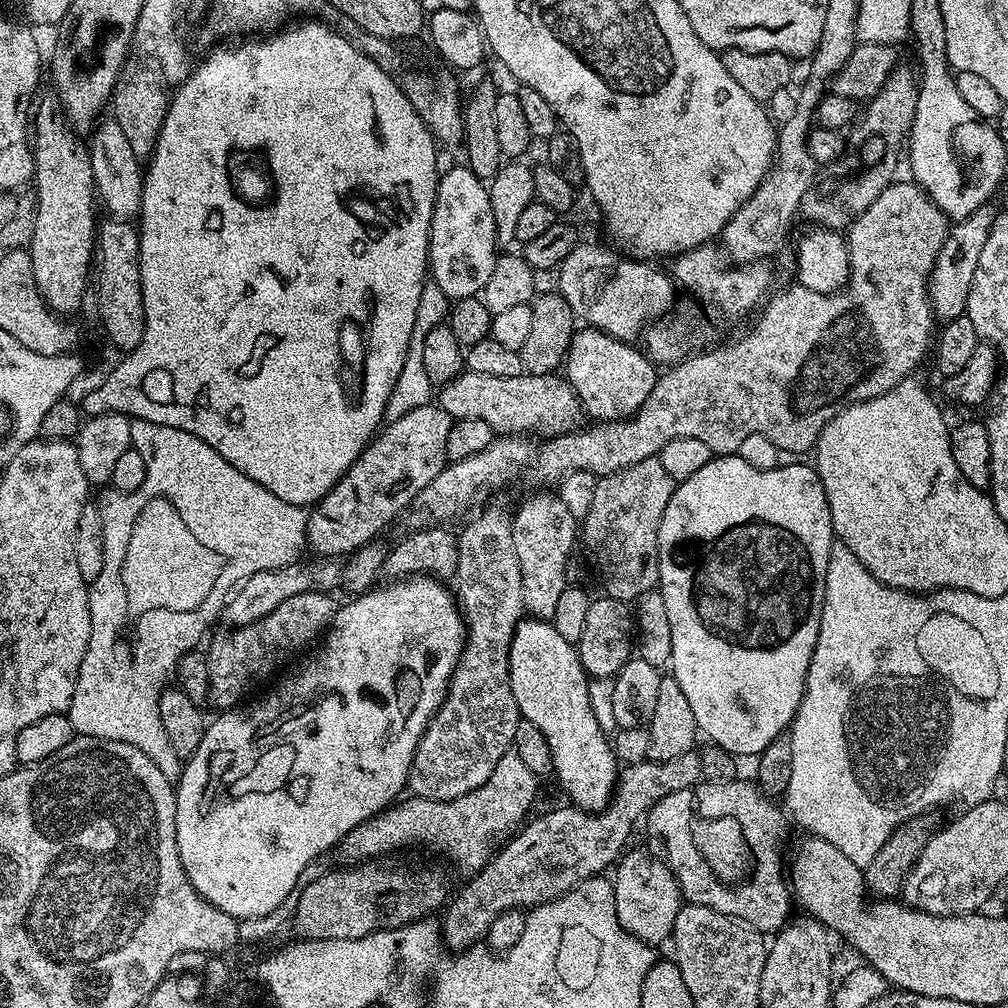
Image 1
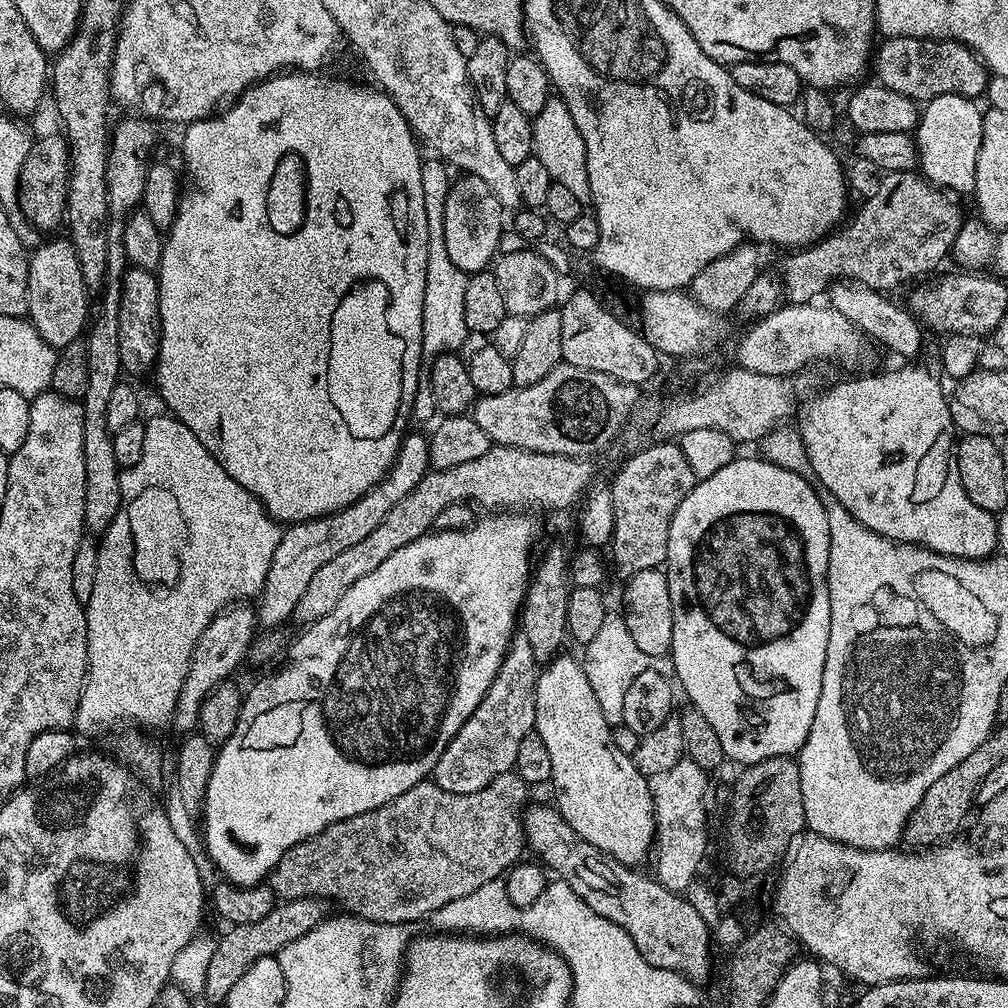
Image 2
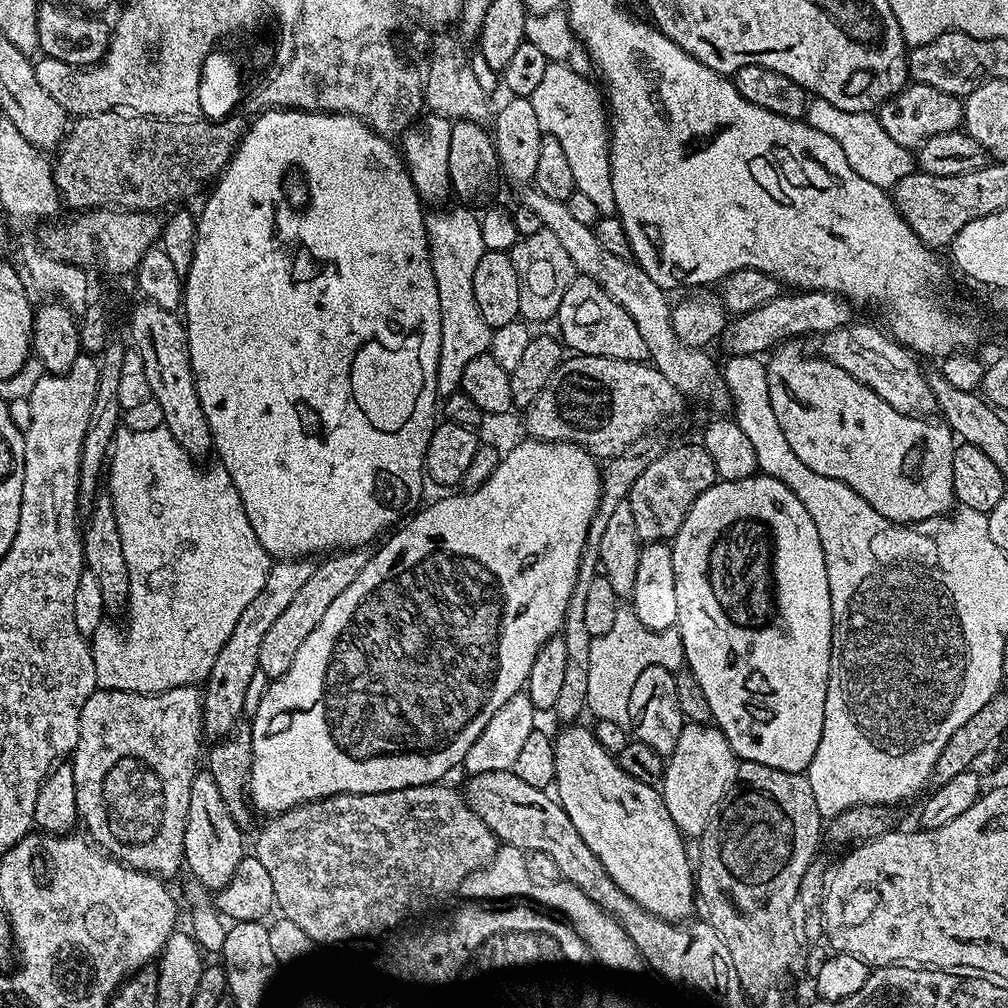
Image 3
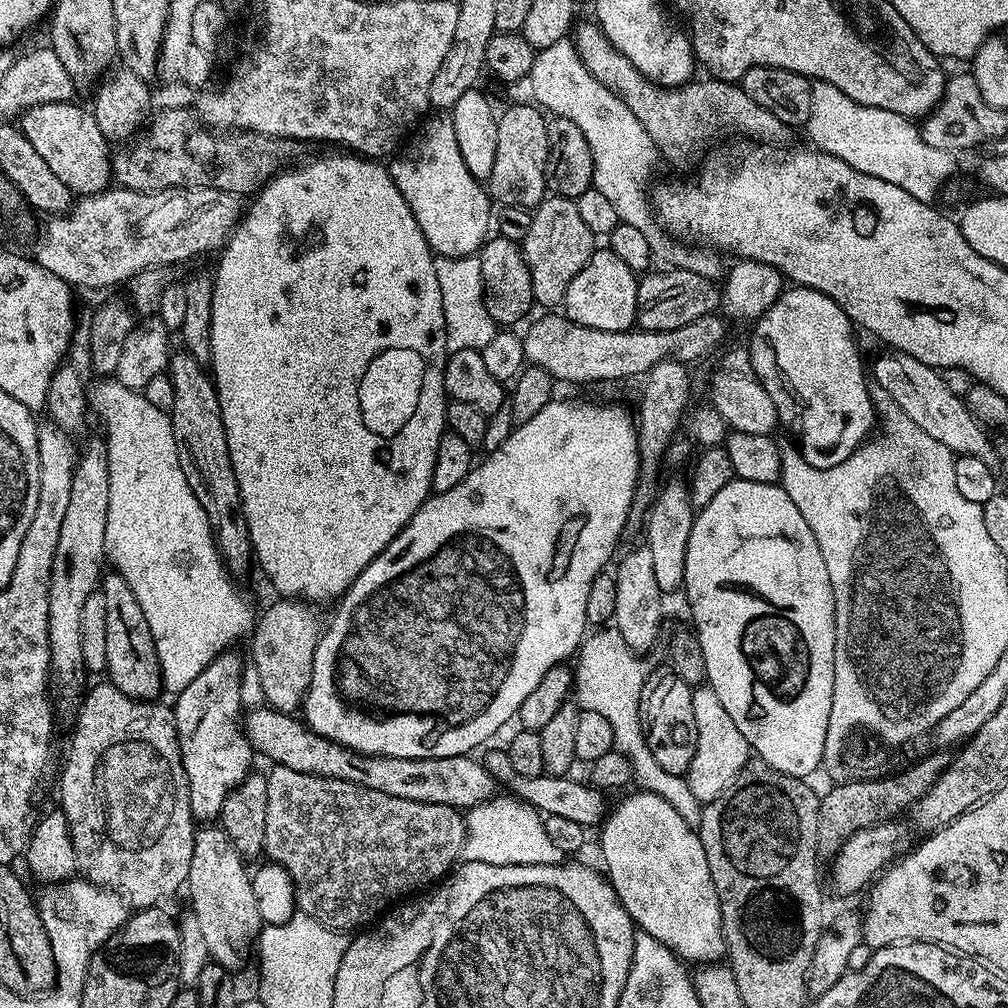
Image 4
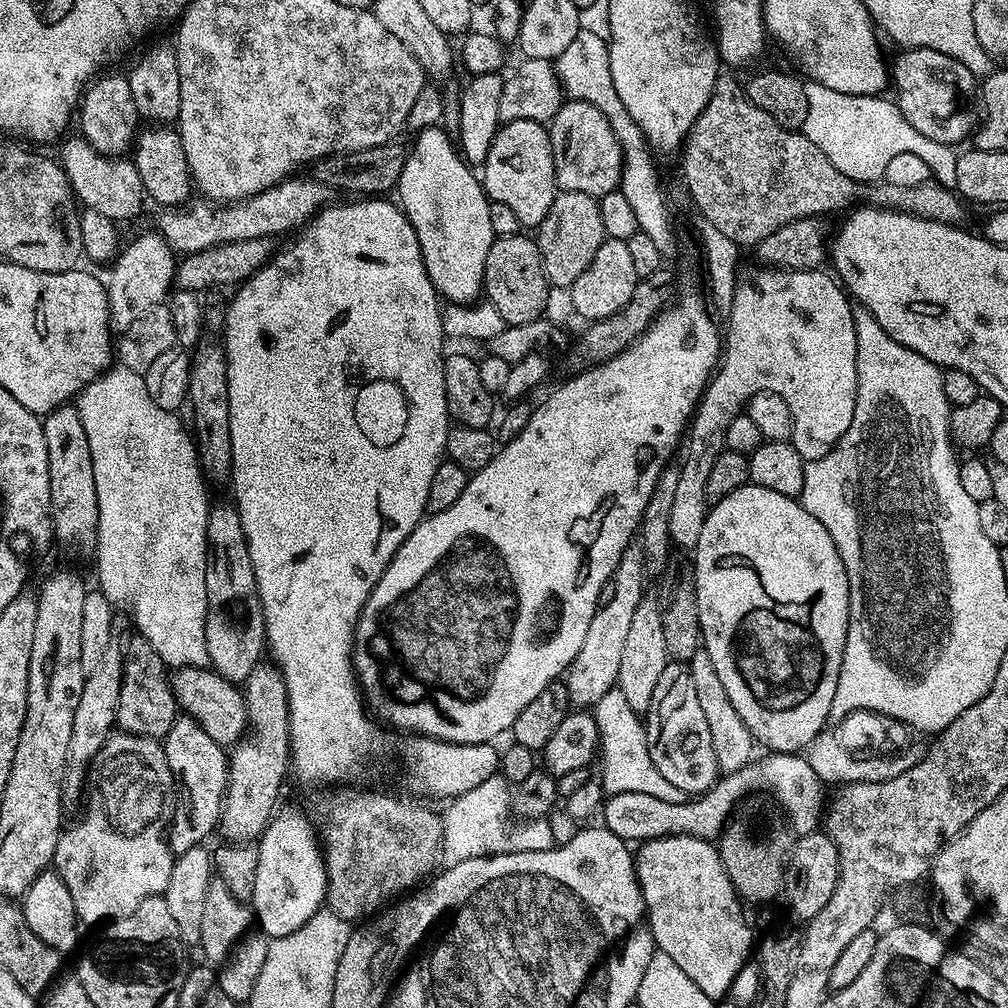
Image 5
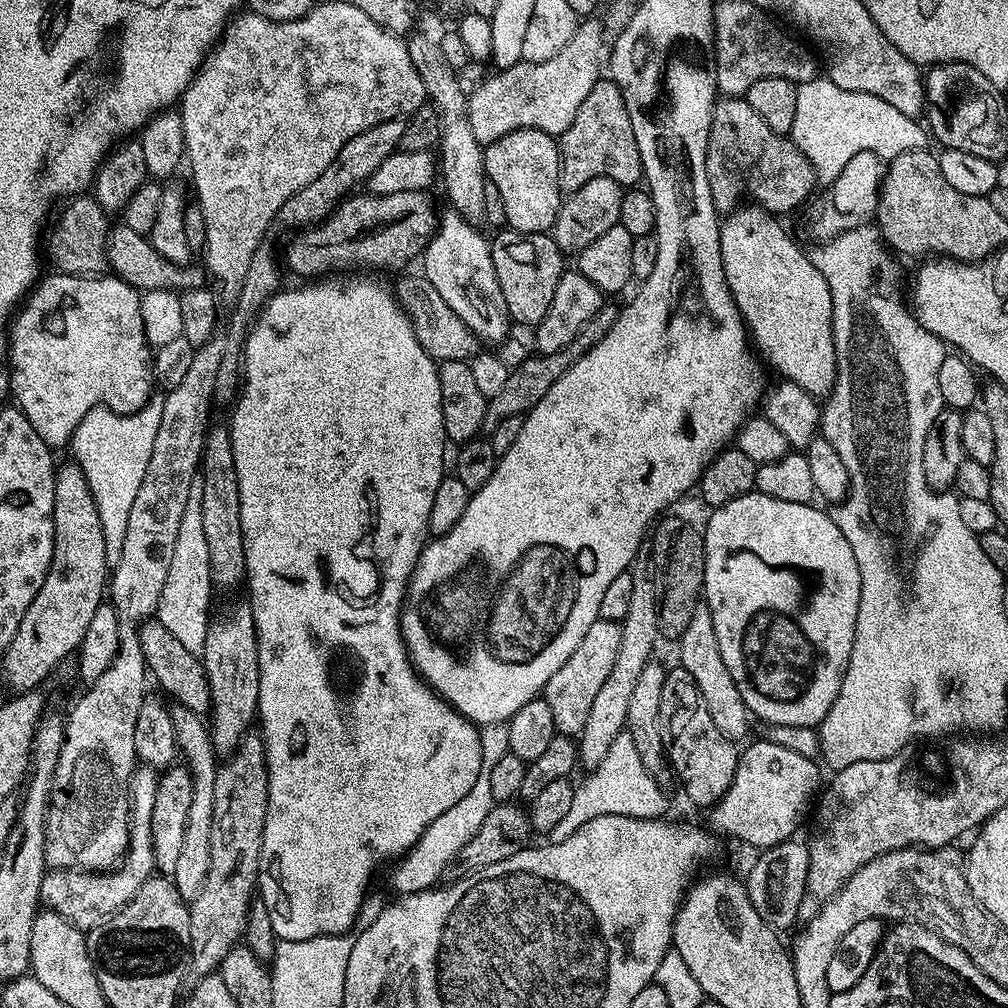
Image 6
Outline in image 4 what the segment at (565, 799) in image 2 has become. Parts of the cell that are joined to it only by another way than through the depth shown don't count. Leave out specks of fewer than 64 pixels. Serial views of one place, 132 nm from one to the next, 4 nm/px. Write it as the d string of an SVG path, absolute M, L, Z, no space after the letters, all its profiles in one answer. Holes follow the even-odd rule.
M629 791L625 800L611 805L598 832L606 879L639 931L659 940L681 961L697 960L695 963L700 966L719 961L725 955L722 910L718 906L718 894L714 890L714 878L710 878L700 833L686 826L682 814L678 814L670 802L658 798L658 794L635 791Z

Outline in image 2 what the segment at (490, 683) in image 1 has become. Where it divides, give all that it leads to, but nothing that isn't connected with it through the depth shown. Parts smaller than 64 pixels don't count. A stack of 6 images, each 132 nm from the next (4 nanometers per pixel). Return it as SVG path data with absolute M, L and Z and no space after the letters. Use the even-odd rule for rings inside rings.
M523 634L513 635L502 666L482 702L466 718L462 730L450 738L442 758L432 767L431 779L450 794L474 794L494 778L515 769L518 746L536 726L536 677L538 665L534 650Z

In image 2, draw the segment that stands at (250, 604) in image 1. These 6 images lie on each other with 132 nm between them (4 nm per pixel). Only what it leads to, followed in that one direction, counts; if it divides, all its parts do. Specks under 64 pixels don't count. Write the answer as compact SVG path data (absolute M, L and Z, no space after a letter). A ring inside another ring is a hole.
M237 602L224 608L202 630L202 638L194 646L194 654L190 658L188 673L184 679L184 685L180 691L180 697L176 700L174 713L175 727L192 730L197 727L200 718L200 707L207 698L209 692L213 692L220 684L225 683L236 672L236 667L250 656L252 641L258 632L255 607L244 602Z

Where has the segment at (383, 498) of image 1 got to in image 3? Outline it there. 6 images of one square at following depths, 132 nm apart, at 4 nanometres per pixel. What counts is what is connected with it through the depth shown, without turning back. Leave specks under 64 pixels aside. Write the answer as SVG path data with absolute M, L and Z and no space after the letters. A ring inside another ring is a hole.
M289 558L276 560L270 574L266 574L266 583L261 592L251 600L250 606L242 610L234 630L230 630L230 638L226 638L226 646L218 650L214 658L214 666L210 670L203 689L204 698L204 726L205 737L219 738L241 719L244 703L248 700L248 687L252 684L252 675L260 672L258 654L262 651L262 638L270 631L270 625L282 615L282 610L290 606L290 601L296 597L299 588L314 574L316 564L308 558Z

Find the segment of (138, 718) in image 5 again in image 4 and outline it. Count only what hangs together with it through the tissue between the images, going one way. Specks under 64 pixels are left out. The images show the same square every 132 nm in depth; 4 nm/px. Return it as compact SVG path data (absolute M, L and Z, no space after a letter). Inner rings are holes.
M108 570L103 573L102 591L106 598L107 679L130 698L155 701L159 697L156 695L161 695L164 680L160 676L158 654L146 614L142 614L142 606L138 606L134 590L130 590L120 572Z

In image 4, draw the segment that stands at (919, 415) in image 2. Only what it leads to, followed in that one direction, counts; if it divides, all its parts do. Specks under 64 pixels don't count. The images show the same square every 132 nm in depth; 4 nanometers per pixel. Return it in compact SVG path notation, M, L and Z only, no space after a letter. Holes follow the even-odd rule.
M788 286L783 289L773 305L755 321L754 327L756 329L752 332L752 341L747 341L746 344L752 363L751 375L759 380L761 386L766 390L766 394L770 394L770 398L774 398L774 406L778 410L780 424L783 427L788 427L796 435L794 440L799 447L802 458L806 458L806 462L810 462L810 466L818 466L819 468L829 468L830 466L838 466L838 462L846 462L846 458L850 458L850 454L854 454L854 450L873 435L874 425L878 420L873 393L871 391L868 393L869 381L866 379L866 364L860 361L860 352L856 349L855 334L857 335L857 333L854 331L852 319L842 310L842 306L838 306L838 302L834 302L834 298L826 298L826 294L813 288Z

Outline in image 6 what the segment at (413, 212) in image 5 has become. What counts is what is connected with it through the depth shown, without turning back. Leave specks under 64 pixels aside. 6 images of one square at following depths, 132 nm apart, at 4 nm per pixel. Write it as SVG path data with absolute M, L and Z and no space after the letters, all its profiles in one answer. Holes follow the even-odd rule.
M447 210L441 213L437 223L437 232L432 236L430 243L422 254L424 260L423 275L438 294L445 299L446 304L458 314L458 318L469 326L470 330L475 333L481 340L481 343L496 346L492 344L500 343L508 334L512 319L508 309L506 309L506 300L502 295L502 290L498 284L497 275L494 274L494 264L492 251L489 241L475 229L477 228L471 221L460 216L455 210Z

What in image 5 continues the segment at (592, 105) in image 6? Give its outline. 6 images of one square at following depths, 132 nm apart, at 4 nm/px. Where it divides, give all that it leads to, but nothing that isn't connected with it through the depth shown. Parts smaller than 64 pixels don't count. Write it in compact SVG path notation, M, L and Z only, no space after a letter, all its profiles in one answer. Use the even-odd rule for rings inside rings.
M571 98L552 115L547 125L550 146L554 154L556 186L562 192L581 192L597 198L617 191L624 169L622 146L610 128L610 122L598 106Z

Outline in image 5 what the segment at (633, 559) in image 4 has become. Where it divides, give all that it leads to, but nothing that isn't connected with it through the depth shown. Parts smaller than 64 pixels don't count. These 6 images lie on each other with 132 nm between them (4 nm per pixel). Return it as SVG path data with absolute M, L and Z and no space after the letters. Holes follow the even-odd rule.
M651 594L641 596L638 610L634 610L634 619L630 622L630 630L622 649L622 662L618 665L616 687L625 695L630 710L638 714L647 713L650 702L654 698L654 686L658 686L658 678L662 678L662 670L670 662L666 650L666 638L662 635L662 604Z

